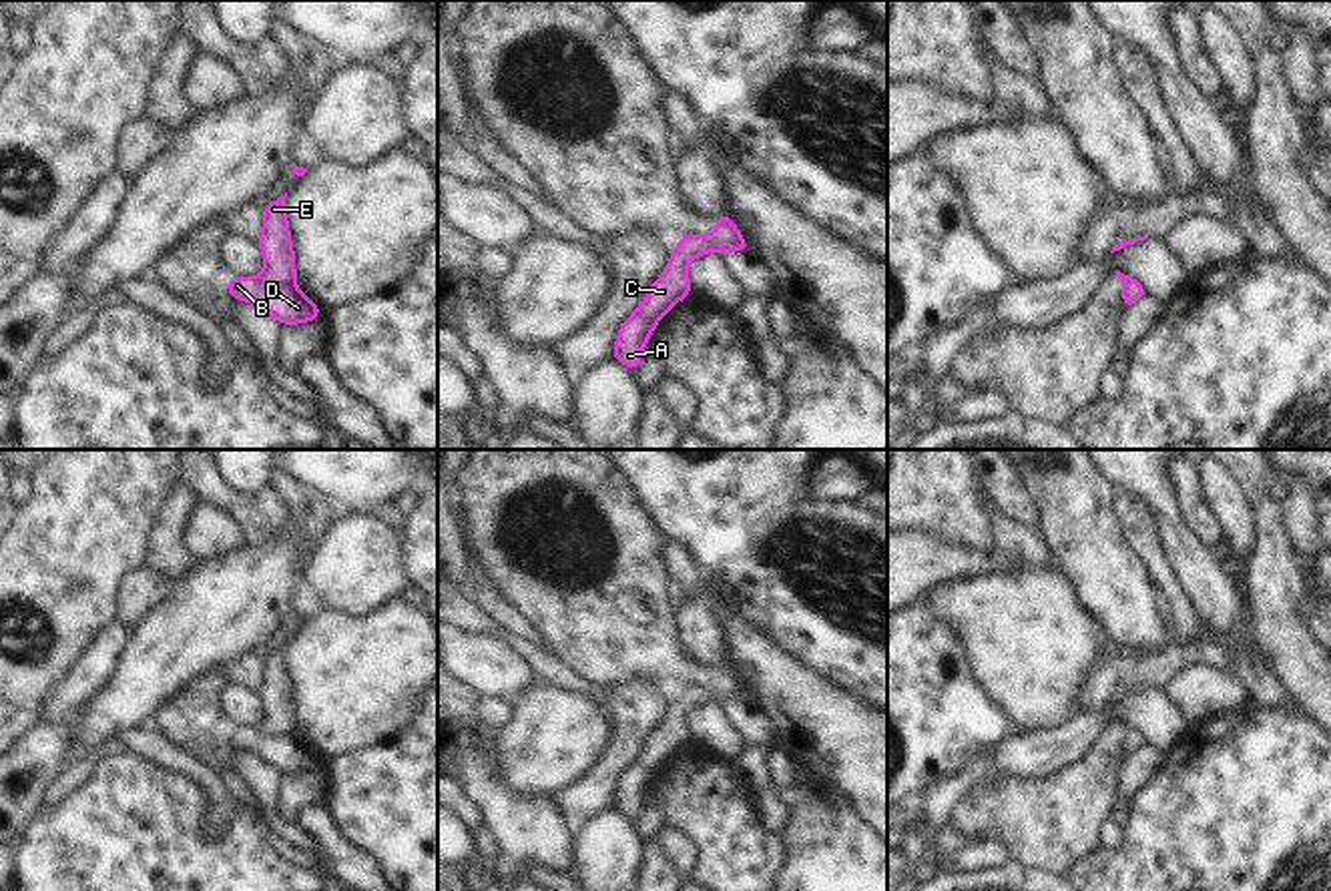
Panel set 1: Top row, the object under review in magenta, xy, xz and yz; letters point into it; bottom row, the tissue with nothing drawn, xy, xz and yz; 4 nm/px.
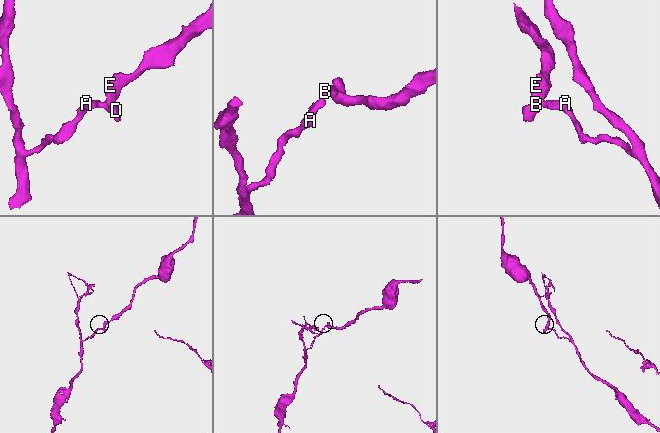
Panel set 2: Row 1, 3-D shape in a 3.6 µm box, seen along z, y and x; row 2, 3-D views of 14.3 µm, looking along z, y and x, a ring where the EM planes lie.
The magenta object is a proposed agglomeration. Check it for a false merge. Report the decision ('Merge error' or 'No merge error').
Merge error.

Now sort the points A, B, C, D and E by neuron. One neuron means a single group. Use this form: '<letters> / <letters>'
A B C D / E

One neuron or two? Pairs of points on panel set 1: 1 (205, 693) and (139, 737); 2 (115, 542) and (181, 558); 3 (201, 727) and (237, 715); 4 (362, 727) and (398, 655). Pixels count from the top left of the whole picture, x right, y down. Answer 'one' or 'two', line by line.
1: two
2: two
3: two
4: one

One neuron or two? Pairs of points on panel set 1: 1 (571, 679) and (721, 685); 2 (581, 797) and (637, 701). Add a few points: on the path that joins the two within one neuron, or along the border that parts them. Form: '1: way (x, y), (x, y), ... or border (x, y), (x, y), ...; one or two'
1: border (551, 651), (589, 681), (609, 689); two
2: way (605, 775), (627, 747), (635, 725); one

